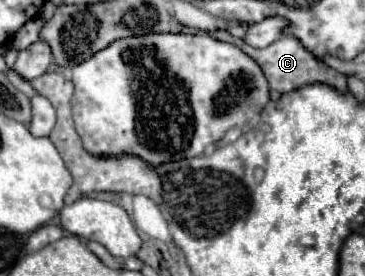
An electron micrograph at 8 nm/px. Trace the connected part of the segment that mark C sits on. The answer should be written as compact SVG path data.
M218 31L218 39L228 41L228 43L232 43L232 45L236 45L238 49L242 49L246 55L250 55L250 57L260 65L260 69L262 69L262 73L264 73L268 85L270 85L272 89L276 89L278 93L288 93L288 91L294 91L294 89L298 89L298 87L302 87L302 85L310 85L310 83L316 83L316 81L326 83L326 85L332 85L332 87L336 87L338 91L346 91L346 79L344 79L344 75L338 73L336 69L324 65L318 57L314 57L300 41L298 41L296 37L292 37L292 35L282 37L282 41L276 41L274 45L270 45L270 47L266 47L266 49L254 49L254 47L246 45L242 39L236 39L234 35L230 35L228 31L224 31L224 33Z

